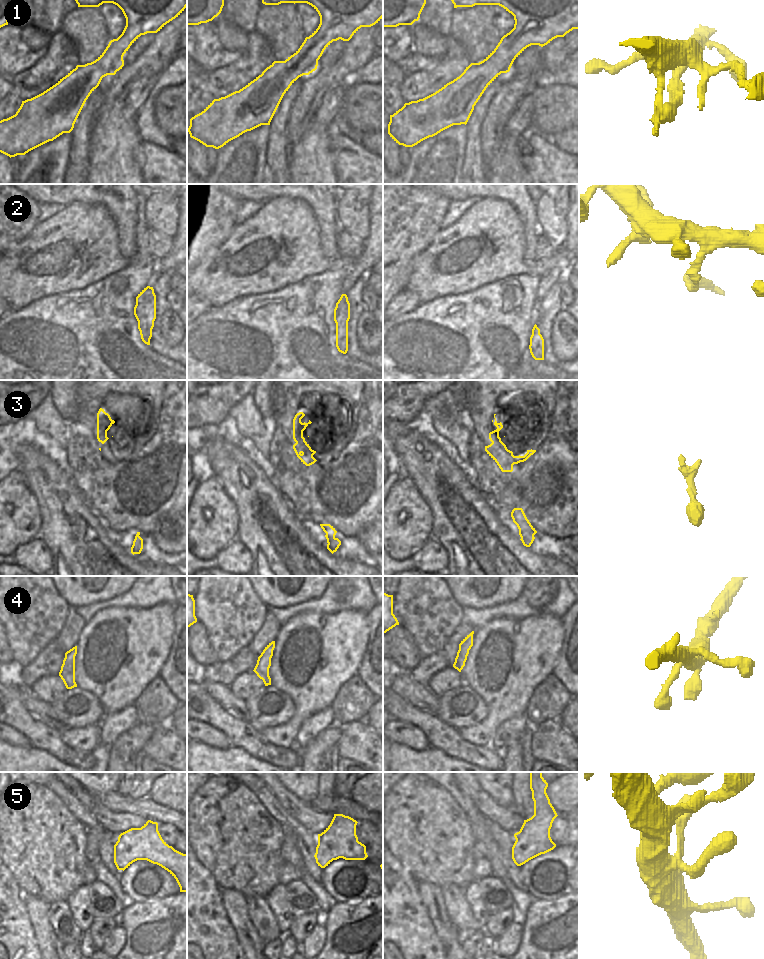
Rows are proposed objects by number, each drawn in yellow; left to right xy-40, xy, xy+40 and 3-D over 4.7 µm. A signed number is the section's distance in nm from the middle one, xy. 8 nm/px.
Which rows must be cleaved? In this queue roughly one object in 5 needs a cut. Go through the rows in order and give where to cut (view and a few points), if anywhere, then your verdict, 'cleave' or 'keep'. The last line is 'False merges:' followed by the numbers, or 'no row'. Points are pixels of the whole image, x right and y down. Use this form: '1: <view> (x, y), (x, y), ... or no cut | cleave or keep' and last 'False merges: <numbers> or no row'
1: no cut | keep
2: xy (336, 331), (347, 334) | cleave
3: no cut | keep
4: no cut | keep
5: no cut | keep
False merges: 2

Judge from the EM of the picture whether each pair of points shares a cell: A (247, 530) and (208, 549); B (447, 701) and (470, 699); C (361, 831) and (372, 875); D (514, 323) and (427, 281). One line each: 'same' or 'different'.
A: different
B: same
C: different
D: different

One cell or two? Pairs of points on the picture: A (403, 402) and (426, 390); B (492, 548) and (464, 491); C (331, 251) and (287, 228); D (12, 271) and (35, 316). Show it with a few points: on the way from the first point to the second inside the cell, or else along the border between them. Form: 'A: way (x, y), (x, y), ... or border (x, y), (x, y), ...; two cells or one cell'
A: way (409, 399), (420, 392); one cell
B: way (487, 534), (487, 523), (473, 505); one cell
C: border (316, 222), (321, 252), (325, 257), (334, 260); two cells
D: border (51, 295), (41, 297), (20, 309), (10, 310); two cells

